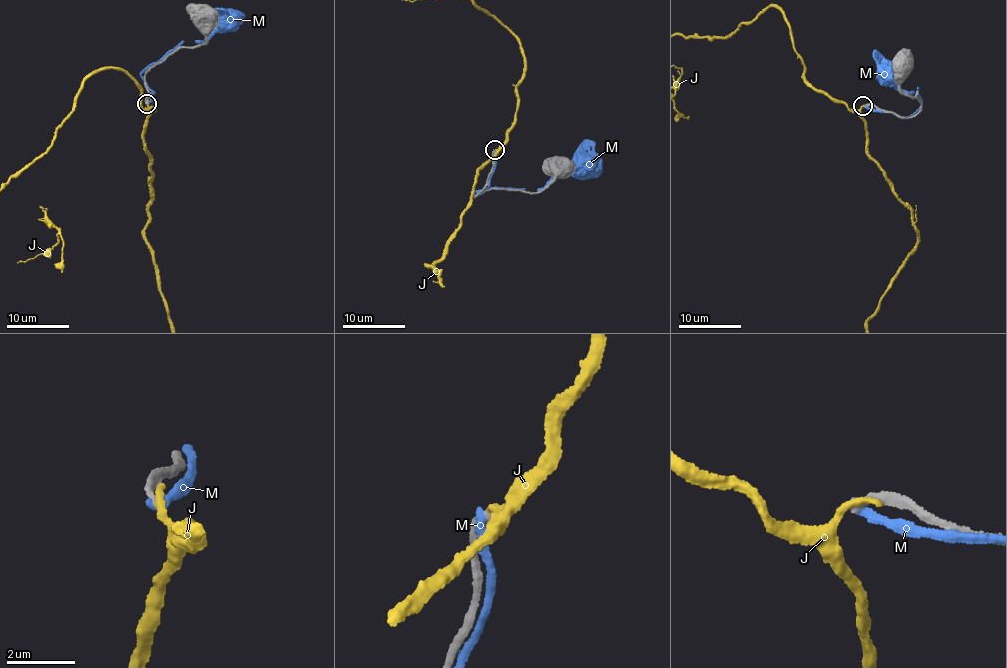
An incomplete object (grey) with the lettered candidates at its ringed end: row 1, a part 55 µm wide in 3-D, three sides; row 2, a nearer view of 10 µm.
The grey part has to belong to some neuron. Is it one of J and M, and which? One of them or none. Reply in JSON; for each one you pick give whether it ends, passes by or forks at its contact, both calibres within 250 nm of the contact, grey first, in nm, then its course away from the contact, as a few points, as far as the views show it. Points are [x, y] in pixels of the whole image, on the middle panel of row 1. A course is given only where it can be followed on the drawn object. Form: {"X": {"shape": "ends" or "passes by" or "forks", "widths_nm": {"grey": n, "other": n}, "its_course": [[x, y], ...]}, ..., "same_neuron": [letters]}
{"same_neuron": []}

